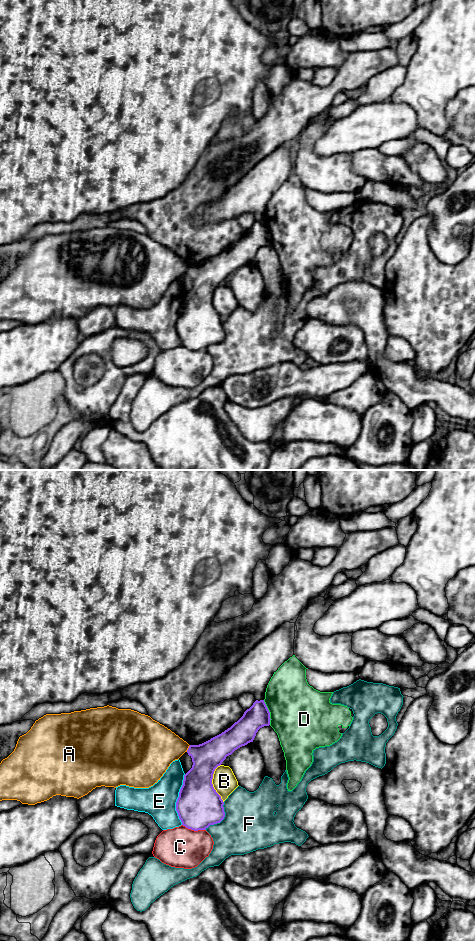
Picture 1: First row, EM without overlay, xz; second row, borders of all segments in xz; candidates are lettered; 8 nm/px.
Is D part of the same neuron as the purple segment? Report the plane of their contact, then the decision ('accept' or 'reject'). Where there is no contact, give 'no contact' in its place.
meets purple in xz; reject

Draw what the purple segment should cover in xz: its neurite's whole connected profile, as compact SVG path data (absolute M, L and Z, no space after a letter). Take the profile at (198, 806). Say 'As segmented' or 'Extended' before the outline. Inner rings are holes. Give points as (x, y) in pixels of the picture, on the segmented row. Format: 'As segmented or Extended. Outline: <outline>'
As segmented. Outline: M256 700L230 728L202 744L189 746L187 753L193 765L184 775L176 802L183 826L206 830L224 819L224 802L212 784L214 771L235 750L253 742L258 730L269 726L270 720L264 700Z

